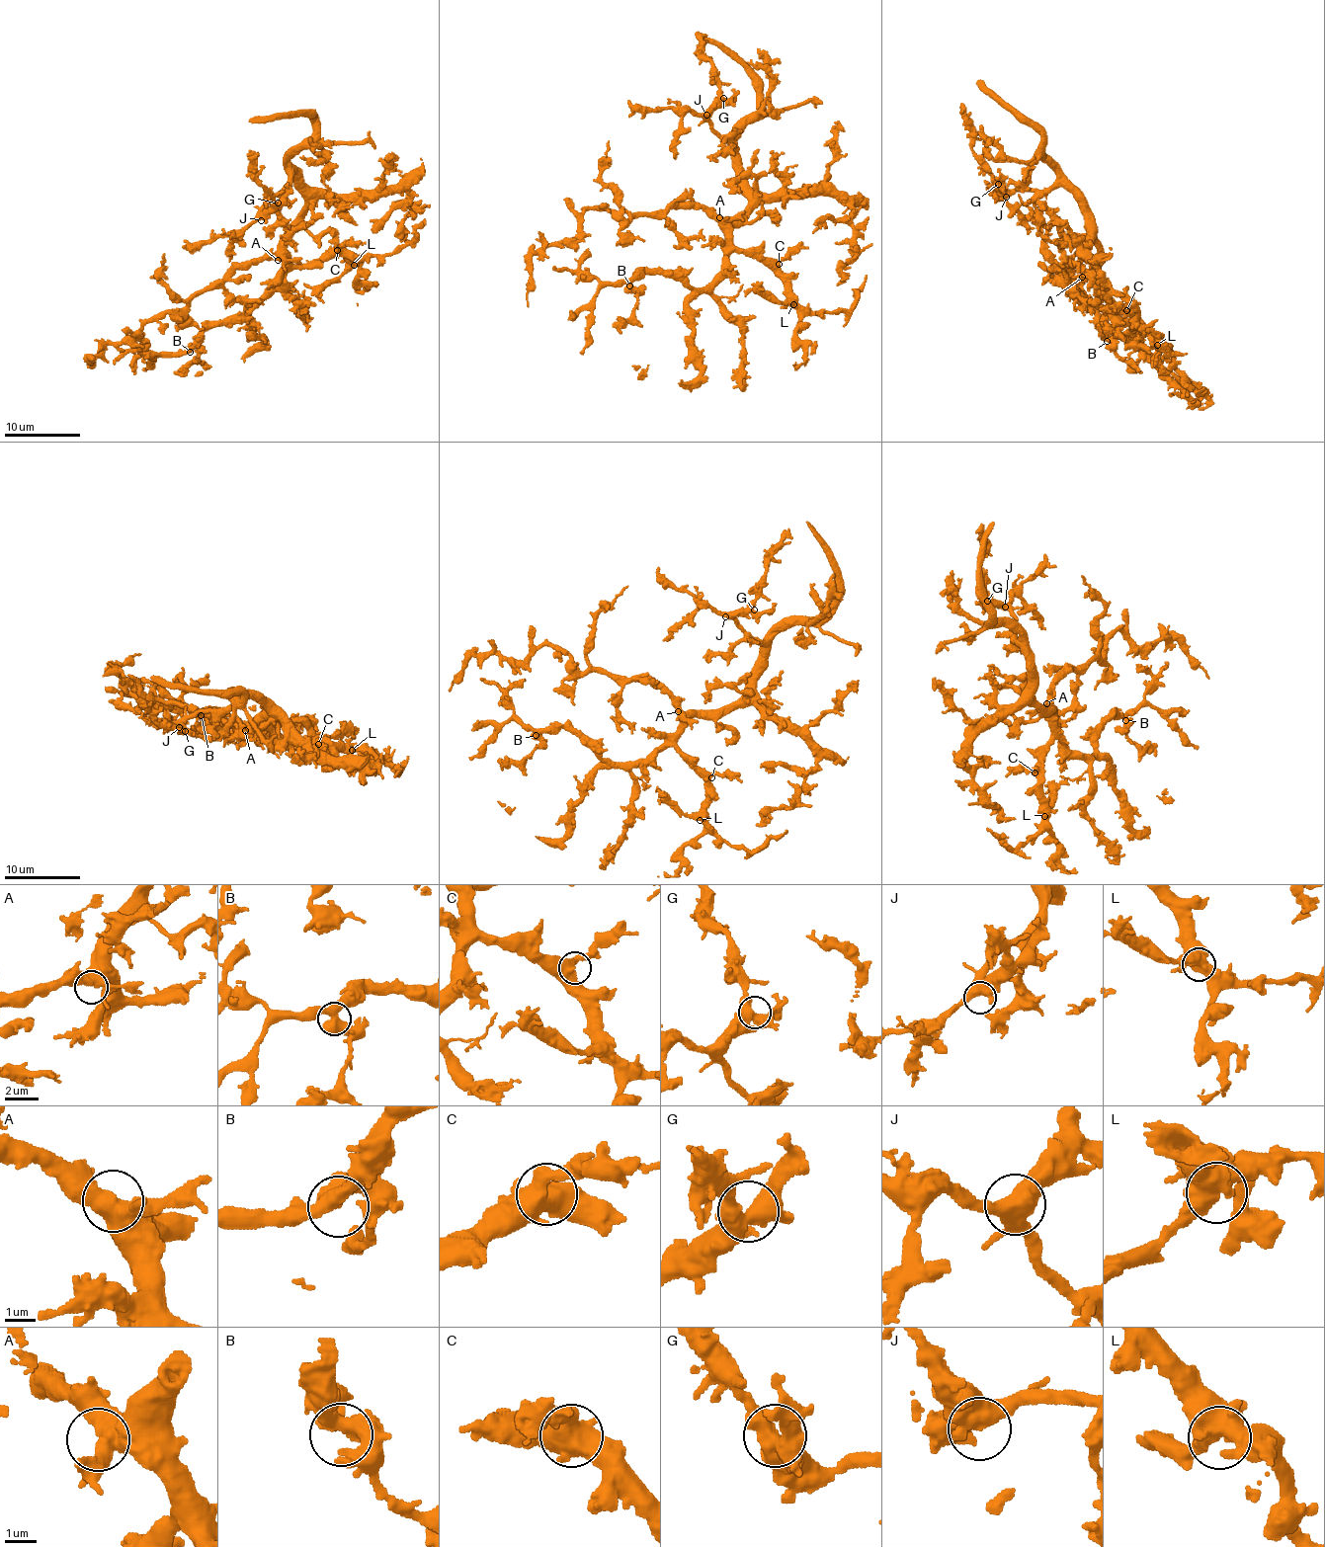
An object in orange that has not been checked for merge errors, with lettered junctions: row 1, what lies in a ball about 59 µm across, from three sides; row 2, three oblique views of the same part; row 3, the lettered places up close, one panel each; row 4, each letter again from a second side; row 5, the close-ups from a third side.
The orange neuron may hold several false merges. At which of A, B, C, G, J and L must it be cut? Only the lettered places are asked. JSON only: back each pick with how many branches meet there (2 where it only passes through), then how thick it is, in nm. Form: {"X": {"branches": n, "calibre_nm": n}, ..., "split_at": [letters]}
{"split_at": []}

